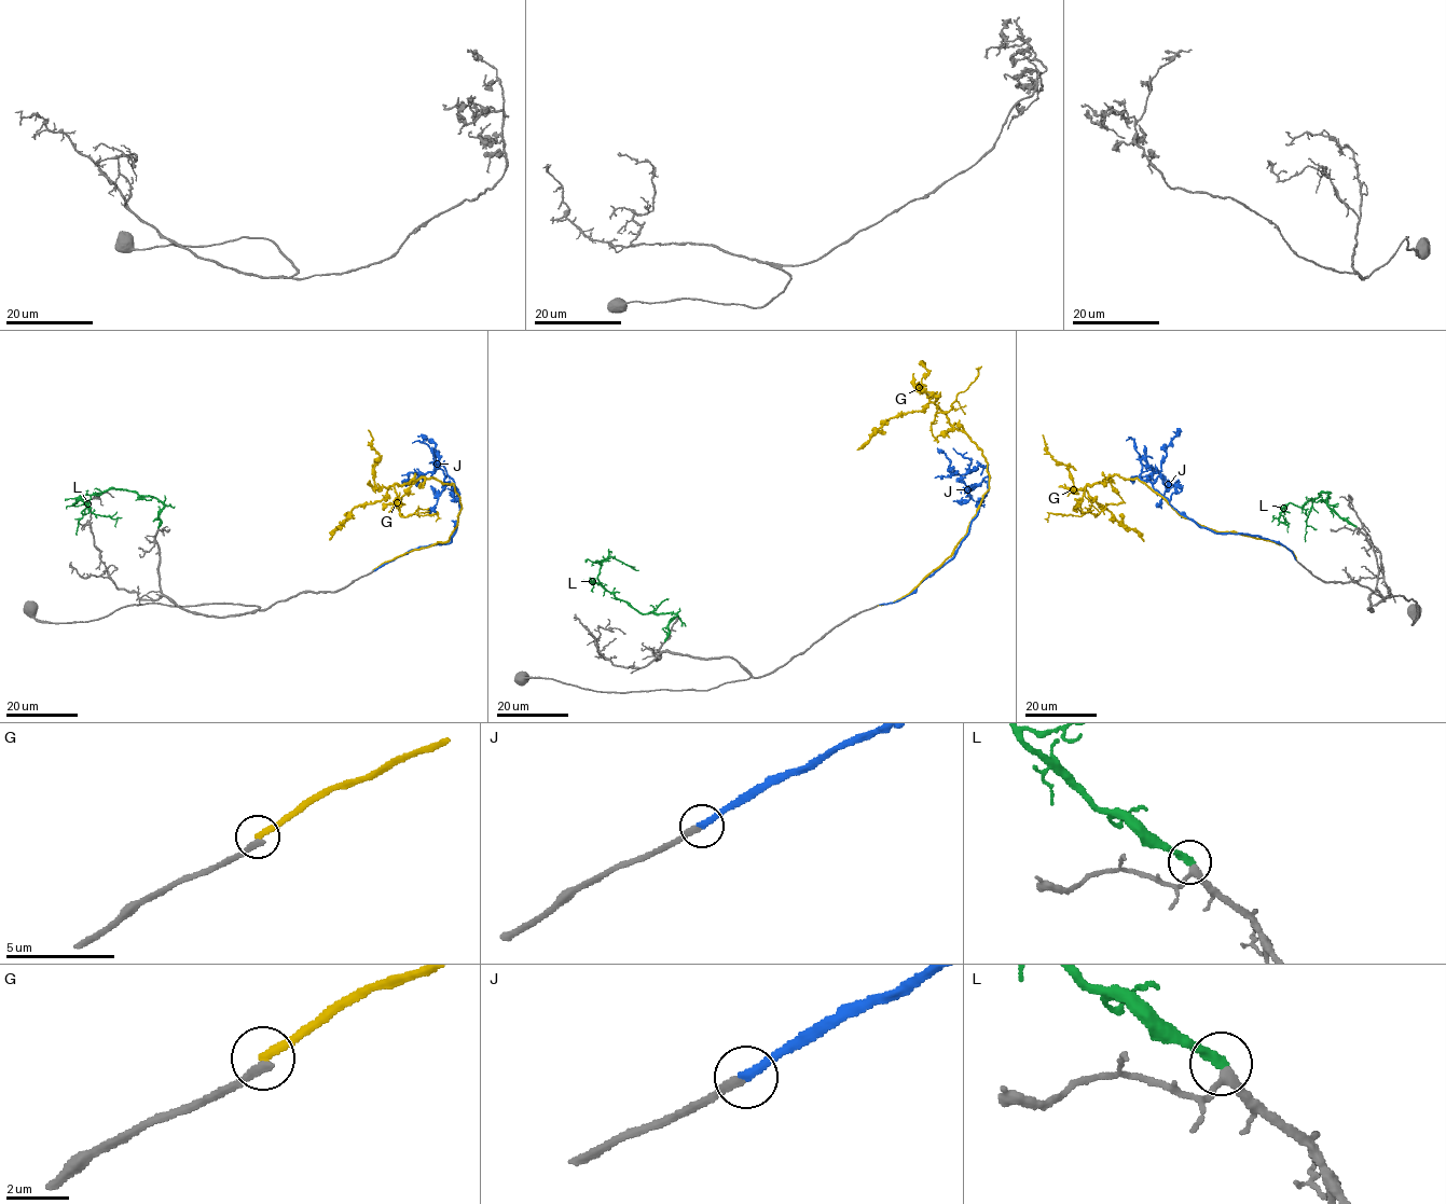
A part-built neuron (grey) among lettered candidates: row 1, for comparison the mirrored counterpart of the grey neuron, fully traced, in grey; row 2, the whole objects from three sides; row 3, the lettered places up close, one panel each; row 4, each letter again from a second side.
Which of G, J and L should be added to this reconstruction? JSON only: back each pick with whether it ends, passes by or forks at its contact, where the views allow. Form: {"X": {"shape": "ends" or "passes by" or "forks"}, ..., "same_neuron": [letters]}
{"J": {"shape": "ends"}, "L": {"shape": "ends"}, "same_neuron": ["J", "L"]}

